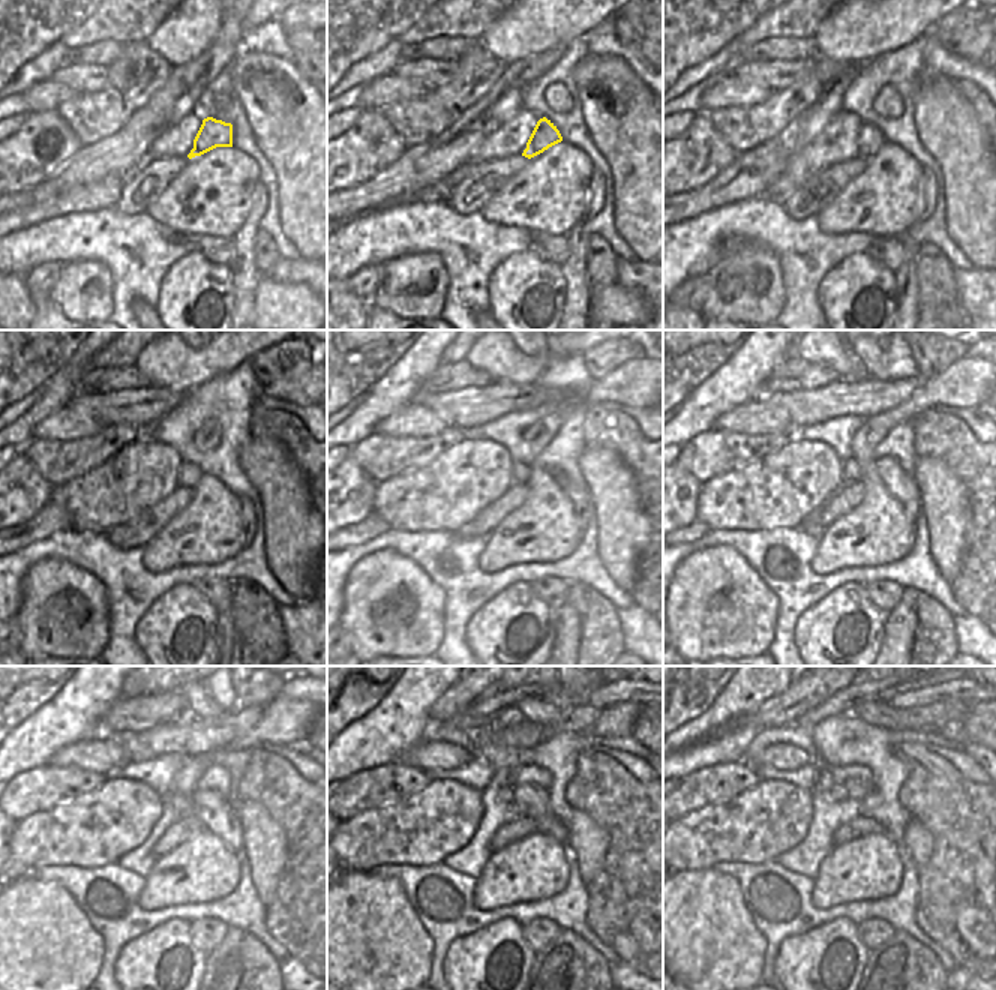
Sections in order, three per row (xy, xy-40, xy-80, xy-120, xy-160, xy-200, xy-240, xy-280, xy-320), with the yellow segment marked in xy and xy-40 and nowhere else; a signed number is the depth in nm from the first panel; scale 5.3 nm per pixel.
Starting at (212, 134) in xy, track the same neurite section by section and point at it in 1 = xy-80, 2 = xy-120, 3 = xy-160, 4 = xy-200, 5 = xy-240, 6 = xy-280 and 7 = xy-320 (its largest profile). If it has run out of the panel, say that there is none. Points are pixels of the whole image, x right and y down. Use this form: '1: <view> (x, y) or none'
1: xy-80 (869, 140)
2: xy-120 (189, 474)
3: xy-160 (521, 473)
4: xy-200 (852, 470)
5: xy-240 (177, 803)
6: xy-280 (504, 794)
7: xy-320 (837, 792)

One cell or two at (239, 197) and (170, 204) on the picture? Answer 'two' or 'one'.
one

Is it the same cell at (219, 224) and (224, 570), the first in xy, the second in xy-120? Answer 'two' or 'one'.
two

